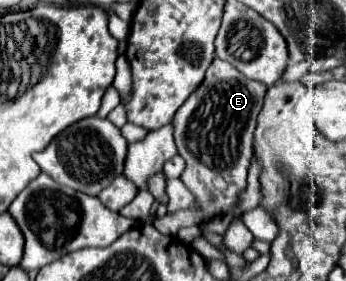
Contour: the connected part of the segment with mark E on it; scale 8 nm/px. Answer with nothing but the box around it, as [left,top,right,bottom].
[155,58,273,234]

